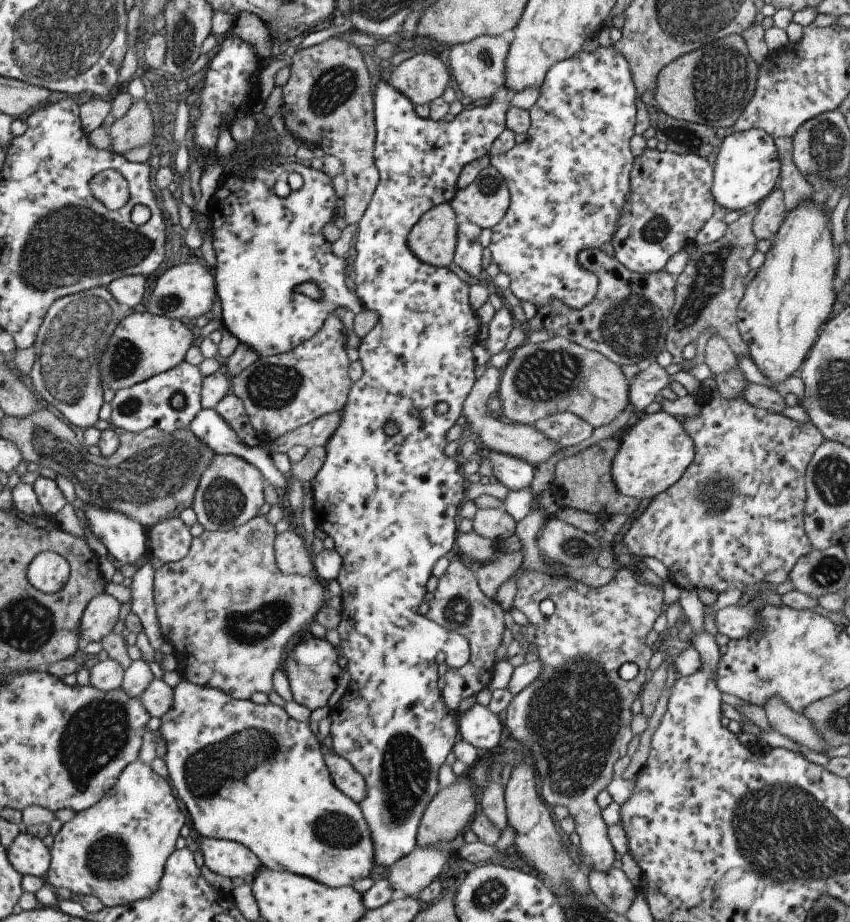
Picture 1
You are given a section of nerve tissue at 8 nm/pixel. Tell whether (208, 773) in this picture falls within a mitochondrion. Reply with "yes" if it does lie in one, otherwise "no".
yes

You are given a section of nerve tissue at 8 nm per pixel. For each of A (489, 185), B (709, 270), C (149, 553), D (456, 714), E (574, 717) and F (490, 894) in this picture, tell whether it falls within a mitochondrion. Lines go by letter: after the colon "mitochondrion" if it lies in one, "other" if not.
A: mitochondrion
B: mitochondrion
C: other
D: other
E: mitochondrion
F: mitochondrion

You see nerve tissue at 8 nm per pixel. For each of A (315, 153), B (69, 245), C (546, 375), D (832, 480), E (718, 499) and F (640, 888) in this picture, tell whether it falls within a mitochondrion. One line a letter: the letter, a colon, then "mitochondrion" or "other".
A: other
B: mitochondrion
C: mitochondrion
D: mitochondrion
E: mitochondrion
F: other

